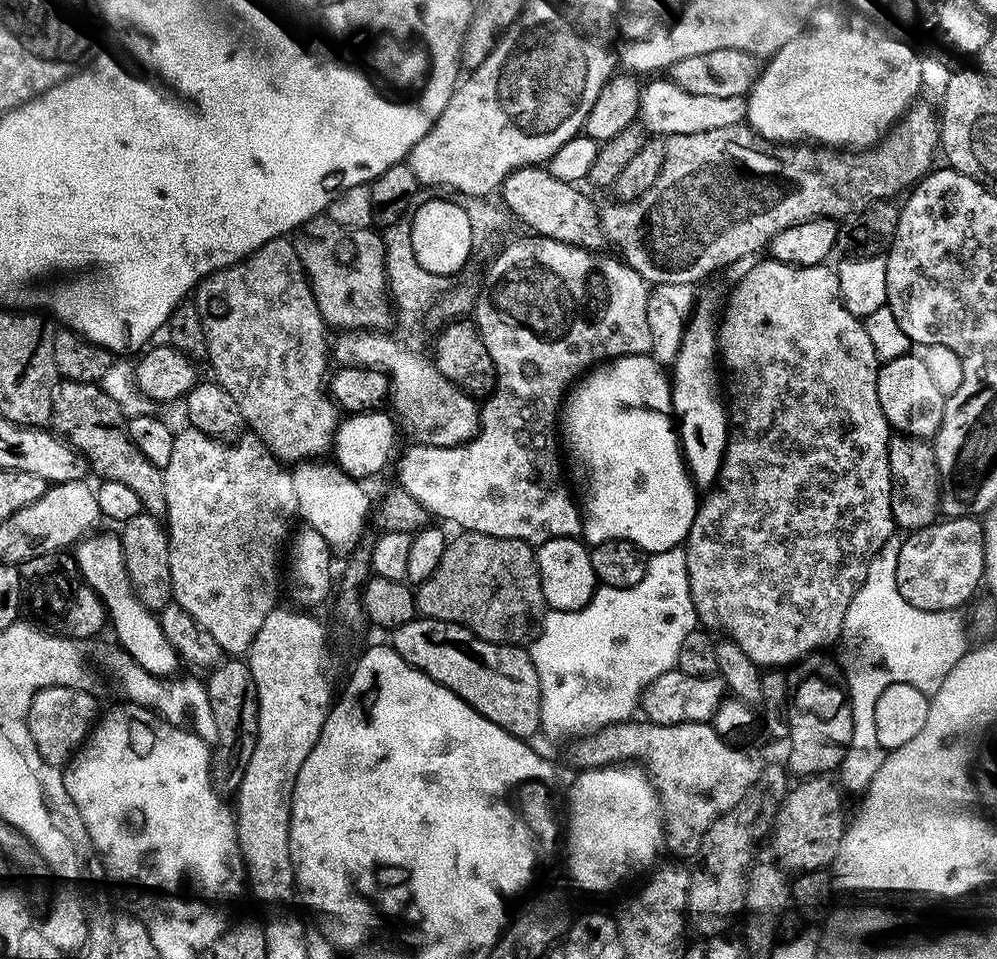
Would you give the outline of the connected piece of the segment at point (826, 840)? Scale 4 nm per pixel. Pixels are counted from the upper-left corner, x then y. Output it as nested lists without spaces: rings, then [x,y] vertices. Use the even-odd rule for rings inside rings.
[[[805,780],[783,808],[785,818],[774,843],[784,867],[803,872],[825,869],[839,857],[848,833],[846,808],[840,788],[832,781]]]

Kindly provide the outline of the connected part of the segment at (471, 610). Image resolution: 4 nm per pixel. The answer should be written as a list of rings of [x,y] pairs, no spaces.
[[[481,532],[464,534],[461,540],[449,543],[444,549],[444,557],[438,570],[430,582],[422,589],[422,604],[433,616],[440,616],[472,632],[480,633],[481,637],[490,640],[501,640],[504,644],[527,646],[536,637],[545,611],[542,590],[540,589],[540,565],[538,556],[529,545],[511,540],[487,536]]]

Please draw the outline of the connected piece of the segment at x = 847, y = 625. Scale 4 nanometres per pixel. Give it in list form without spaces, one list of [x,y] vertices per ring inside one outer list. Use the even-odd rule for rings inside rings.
[[[891,531],[882,542],[882,546],[874,554],[872,561],[868,563],[866,574],[854,594],[854,598],[848,607],[848,613],[844,616],[844,629],[841,632],[840,648],[834,653],[836,673],[840,675],[840,681],[844,687],[844,699],[848,701],[848,721],[850,722],[850,734],[852,735],[852,764],[851,775],[879,777],[880,773],[890,766],[892,752],[876,752],[882,748],[875,728],[872,727],[872,707],[874,706],[874,694],[886,686],[886,682],[906,682],[906,686],[914,686],[914,690],[925,694],[933,692],[950,662],[958,658],[961,650],[971,643],[970,630],[974,620],[970,608],[962,605],[948,610],[929,610],[914,606],[909,603],[901,593],[897,581],[897,567],[901,555],[905,533]]]

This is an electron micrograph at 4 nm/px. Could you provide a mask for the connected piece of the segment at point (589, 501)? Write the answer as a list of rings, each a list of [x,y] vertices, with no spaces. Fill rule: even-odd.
[[[627,352],[624,356],[609,358],[585,371],[563,393],[558,404],[558,468],[562,473],[562,480],[568,483],[572,491],[571,503],[574,505],[574,532],[581,544],[595,546],[609,544],[617,540],[623,544],[633,544],[644,549],[649,554],[658,552],[675,552],[683,545],[686,538],[686,530],[690,526],[690,514],[695,498],[694,484],[690,482],[690,476],[684,466],[685,453],[682,451],[682,440],[678,433],[678,425],[675,420],[675,409],[672,407],[672,392],[670,380],[664,377],[666,368],[656,357],[656,353]]]

